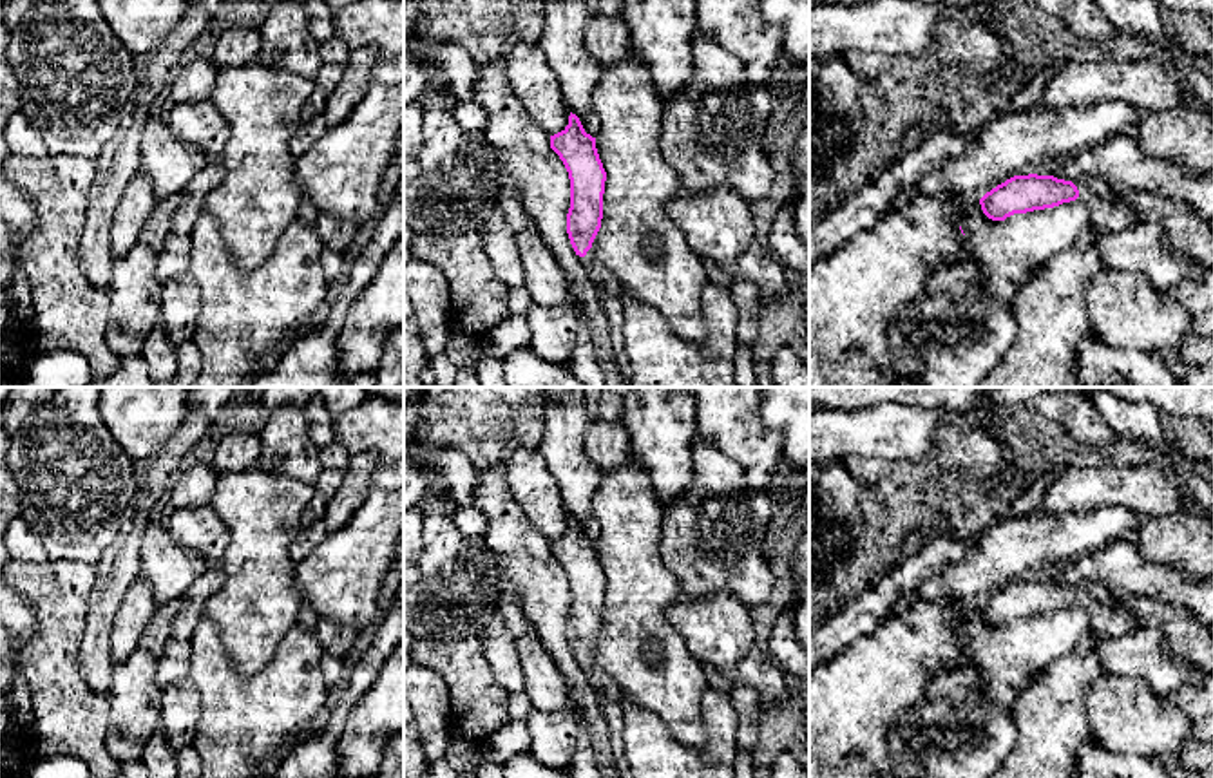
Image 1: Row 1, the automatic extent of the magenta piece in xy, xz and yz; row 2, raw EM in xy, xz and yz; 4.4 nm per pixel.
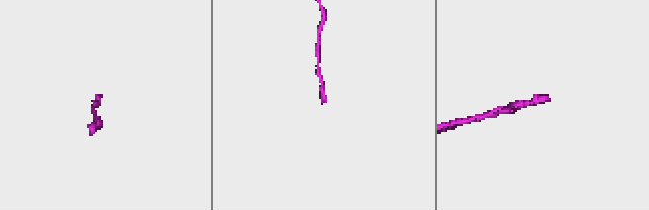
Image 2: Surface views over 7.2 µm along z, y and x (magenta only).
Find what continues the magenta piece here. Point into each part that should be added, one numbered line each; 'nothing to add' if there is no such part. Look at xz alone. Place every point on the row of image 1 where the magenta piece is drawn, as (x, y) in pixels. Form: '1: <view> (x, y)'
1: xz (609, 286)

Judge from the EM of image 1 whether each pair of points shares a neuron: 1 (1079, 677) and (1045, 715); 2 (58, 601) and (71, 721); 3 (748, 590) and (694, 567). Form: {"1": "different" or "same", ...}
{"1": "same", "2": "same", "3": "same"}

